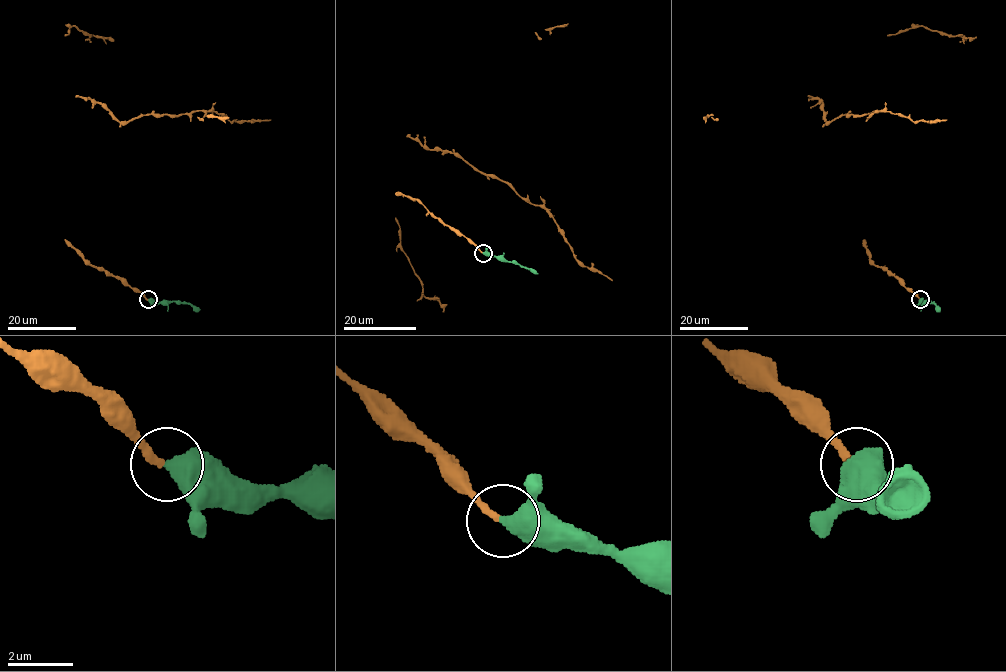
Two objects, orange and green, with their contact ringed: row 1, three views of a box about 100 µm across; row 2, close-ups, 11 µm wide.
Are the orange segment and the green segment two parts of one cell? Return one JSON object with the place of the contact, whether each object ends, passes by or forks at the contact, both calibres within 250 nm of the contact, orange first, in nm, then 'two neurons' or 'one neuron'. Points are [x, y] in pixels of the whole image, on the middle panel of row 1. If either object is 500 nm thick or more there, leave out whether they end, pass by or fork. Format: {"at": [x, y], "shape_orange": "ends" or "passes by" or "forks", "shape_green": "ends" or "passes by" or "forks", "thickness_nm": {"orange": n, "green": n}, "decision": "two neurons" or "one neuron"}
{"at": [483, 253], "thickness_nm": {"orange": 240, "green": 650}, "decision": "one neuron"}

